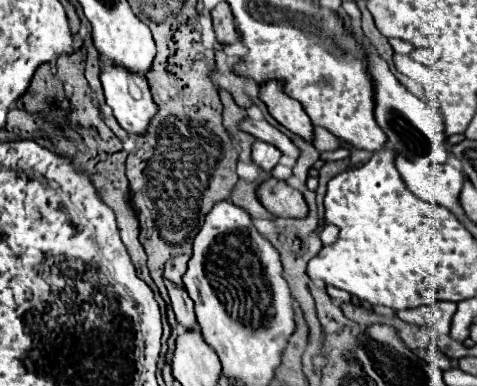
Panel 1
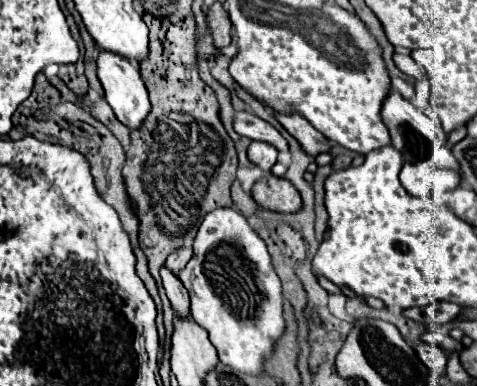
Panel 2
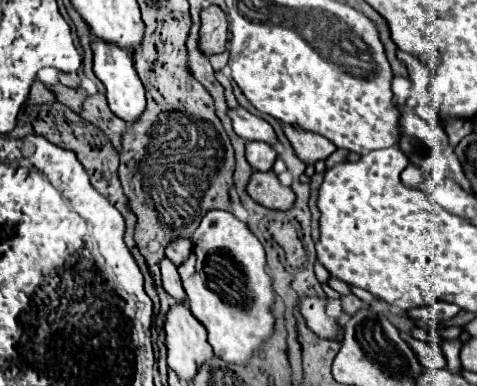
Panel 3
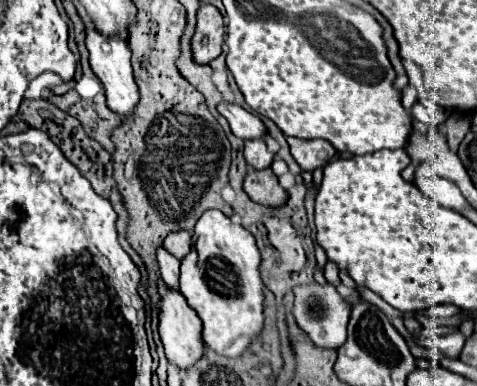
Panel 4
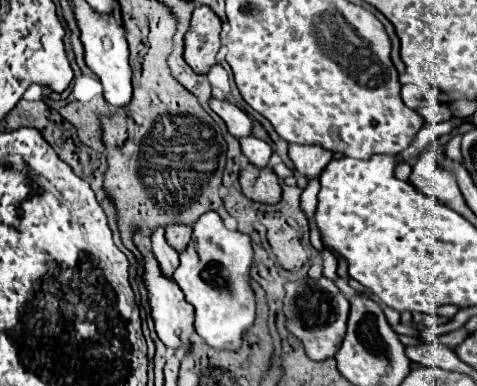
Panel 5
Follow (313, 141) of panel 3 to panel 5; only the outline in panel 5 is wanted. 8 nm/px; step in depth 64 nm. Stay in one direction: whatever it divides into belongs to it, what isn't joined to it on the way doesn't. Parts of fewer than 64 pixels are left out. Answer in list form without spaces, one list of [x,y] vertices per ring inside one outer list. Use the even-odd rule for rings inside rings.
[[[292,144],[288,150],[290,160],[294,162],[294,168],[300,176],[306,176],[308,180],[318,178],[324,166],[332,160],[332,152],[324,152],[324,148],[316,146],[298,146]]]

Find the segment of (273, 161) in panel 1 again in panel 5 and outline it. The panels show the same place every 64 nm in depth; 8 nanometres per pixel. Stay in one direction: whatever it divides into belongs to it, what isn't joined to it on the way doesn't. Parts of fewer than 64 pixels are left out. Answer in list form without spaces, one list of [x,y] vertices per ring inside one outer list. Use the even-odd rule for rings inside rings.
[[[254,136],[240,138],[240,146],[242,146],[242,154],[248,158],[248,162],[252,162],[258,168],[266,166],[272,156],[272,148],[264,140],[254,138]]]

